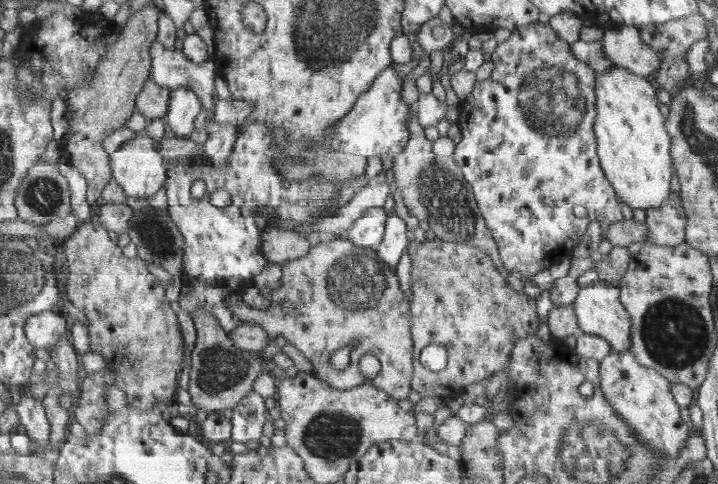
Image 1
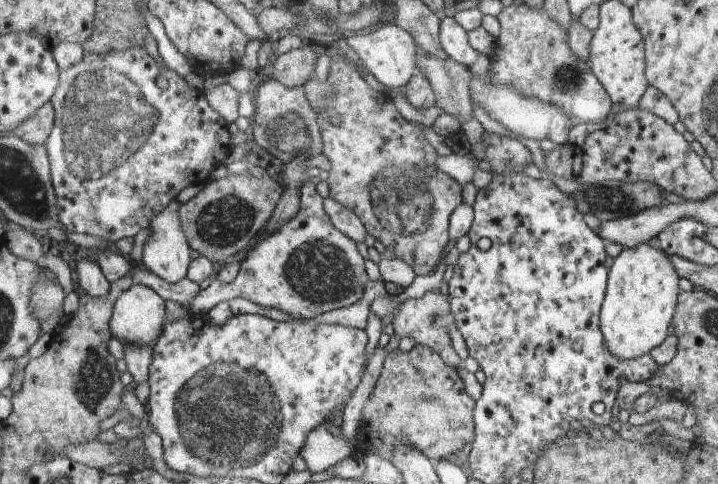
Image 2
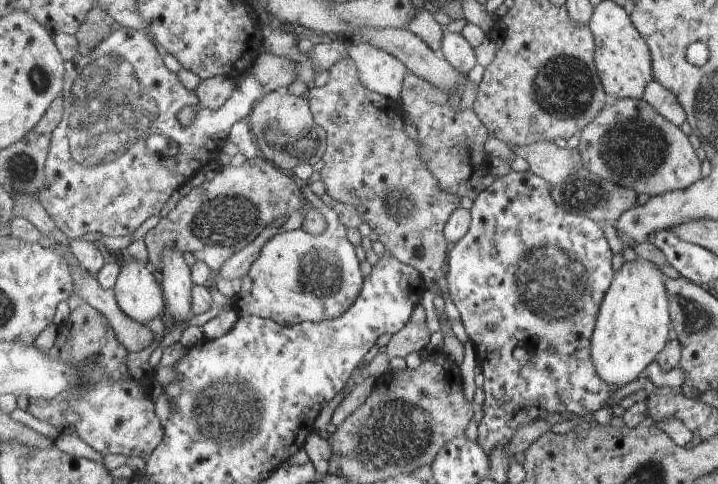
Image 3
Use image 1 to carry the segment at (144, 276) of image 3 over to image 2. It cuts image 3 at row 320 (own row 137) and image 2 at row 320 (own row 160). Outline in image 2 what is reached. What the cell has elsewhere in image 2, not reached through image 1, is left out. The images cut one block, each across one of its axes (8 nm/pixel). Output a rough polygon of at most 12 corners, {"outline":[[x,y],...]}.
{"outline":[[145,284],[123,292],[110,321],[122,343],[157,342],[165,300]]}

